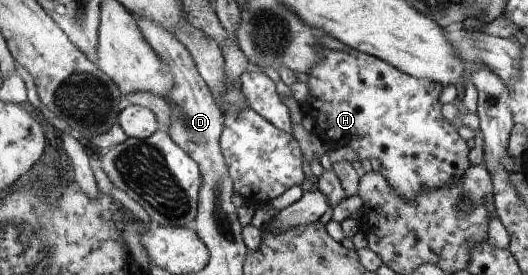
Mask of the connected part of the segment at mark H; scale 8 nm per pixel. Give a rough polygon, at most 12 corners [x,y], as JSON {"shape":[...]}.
{"shape":[[324,49],[303,107],[413,200],[470,149],[443,85]]}

